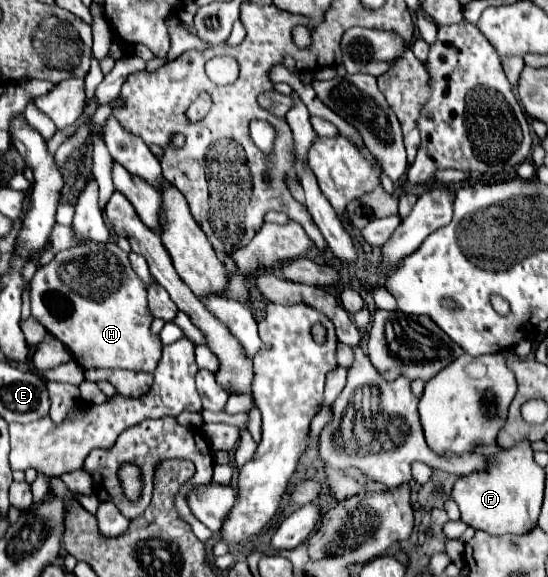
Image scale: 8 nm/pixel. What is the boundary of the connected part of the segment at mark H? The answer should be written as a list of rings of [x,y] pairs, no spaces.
[[[115,241],[77,245],[59,251],[49,265],[37,267],[31,279],[31,315],[69,349],[85,371],[129,369],[153,373],[161,359],[161,339],[151,333],[153,315],[147,307],[147,287],[133,271],[127,253],[121,251]]]

